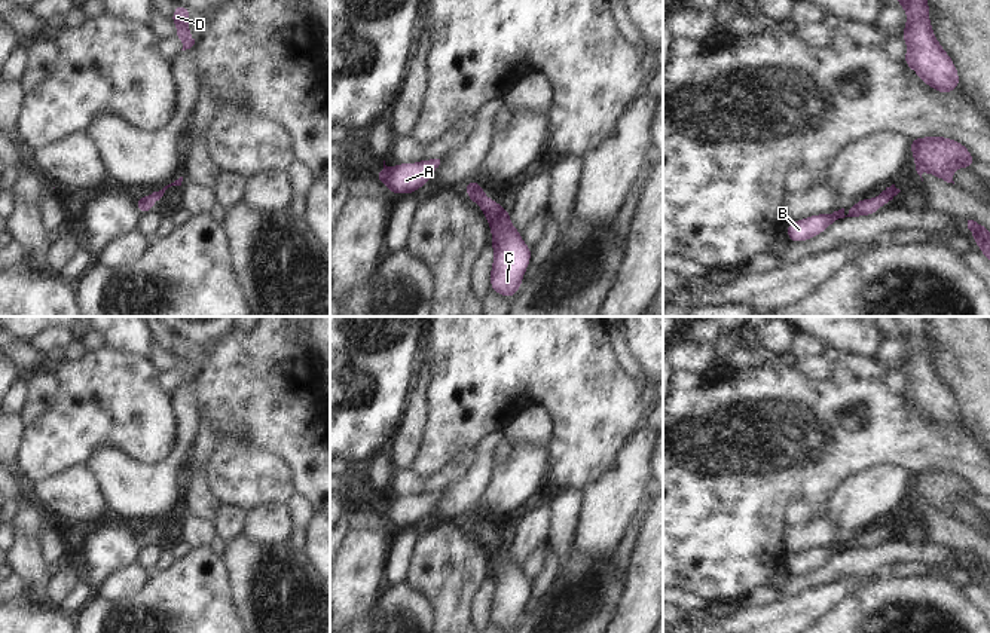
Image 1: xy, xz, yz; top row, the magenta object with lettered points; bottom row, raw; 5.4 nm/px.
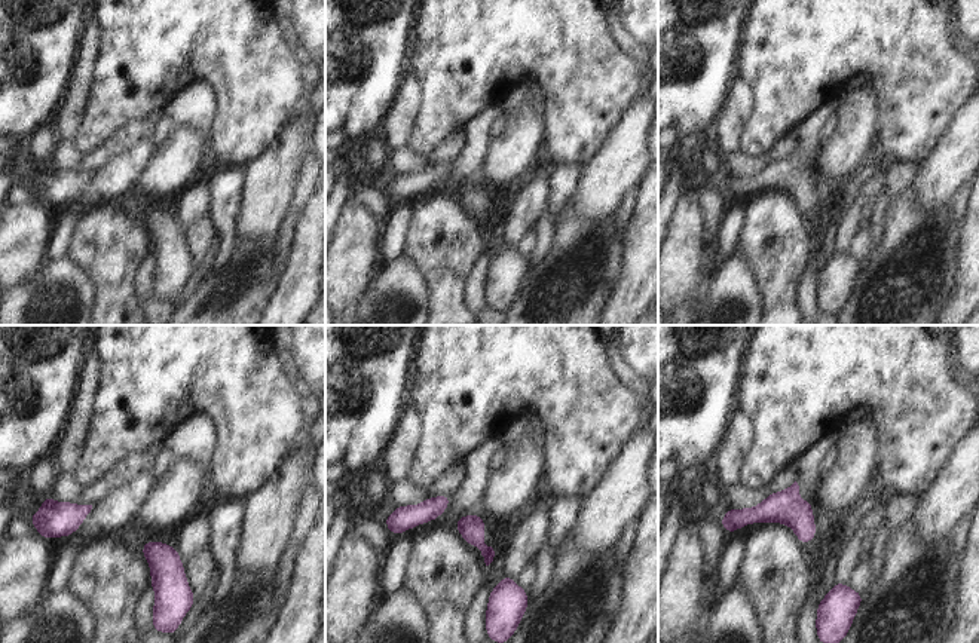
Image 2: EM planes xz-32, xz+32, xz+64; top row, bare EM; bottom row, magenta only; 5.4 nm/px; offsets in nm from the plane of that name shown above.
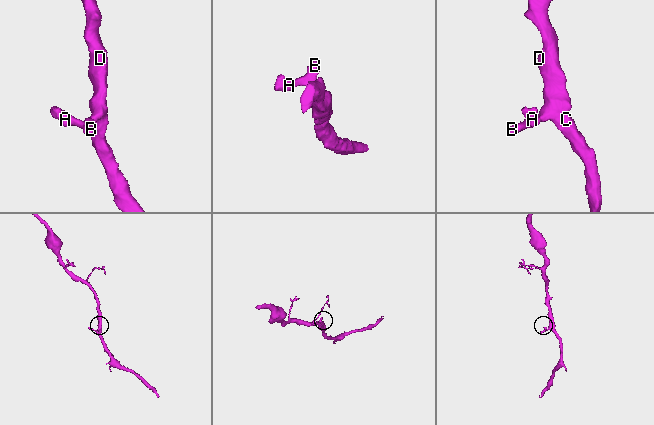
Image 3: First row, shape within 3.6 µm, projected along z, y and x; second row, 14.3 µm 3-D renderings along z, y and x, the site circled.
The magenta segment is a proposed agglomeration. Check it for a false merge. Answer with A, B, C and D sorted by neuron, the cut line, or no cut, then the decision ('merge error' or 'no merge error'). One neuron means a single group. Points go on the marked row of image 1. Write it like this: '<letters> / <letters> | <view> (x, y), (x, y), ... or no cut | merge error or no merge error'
A B C D | no cut | no merge error

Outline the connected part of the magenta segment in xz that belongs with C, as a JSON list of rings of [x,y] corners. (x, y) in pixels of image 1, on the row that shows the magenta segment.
[[[468,181],[464,192],[471,202],[482,208],[492,232],[494,263],[491,266],[491,290],[511,299],[522,287],[532,248],[525,244],[520,232],[513,226],[510,212],[496,201],[488,198],[480,183]]]

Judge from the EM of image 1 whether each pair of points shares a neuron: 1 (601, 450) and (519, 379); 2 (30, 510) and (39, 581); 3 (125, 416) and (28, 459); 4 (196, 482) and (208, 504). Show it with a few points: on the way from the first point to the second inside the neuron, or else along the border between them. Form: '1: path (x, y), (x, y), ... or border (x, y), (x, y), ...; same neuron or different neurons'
1: path (581, 430), (540, 388); same neuron
2: path (28, 528), (28, 563); same neuron
3: path (101, 424), (78, 424), (52, 443); same neuron
4: path (196, 488), (202, 498); same neuron

